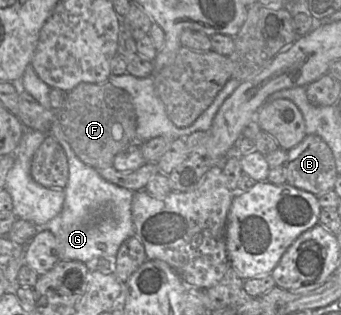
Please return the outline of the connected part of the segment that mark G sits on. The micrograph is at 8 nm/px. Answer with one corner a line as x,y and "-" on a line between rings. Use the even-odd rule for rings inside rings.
54,112
48,135
53,136
62,146
69,175
61,213
53,219
52,224
38,228
47,228
55,235
59,260
78,260
85,263
92,259
115,258
120,245
127,238
134,236
131,213
134,192
106,181
95,168
82,162
71,149
-
104,208
108,210
107,215
98,223
91,223
91,213

